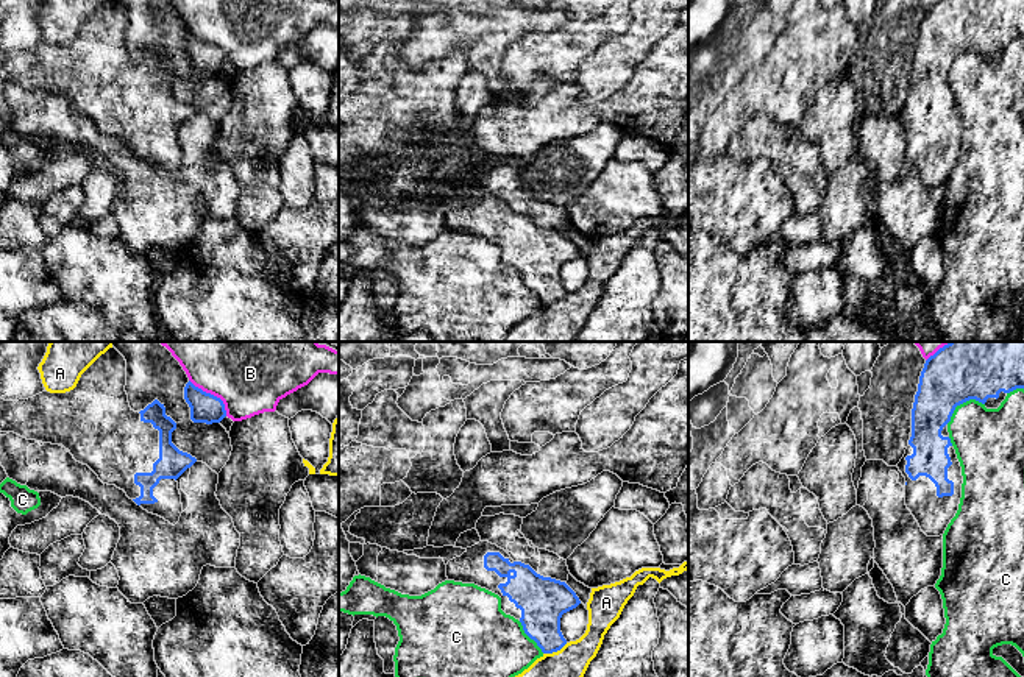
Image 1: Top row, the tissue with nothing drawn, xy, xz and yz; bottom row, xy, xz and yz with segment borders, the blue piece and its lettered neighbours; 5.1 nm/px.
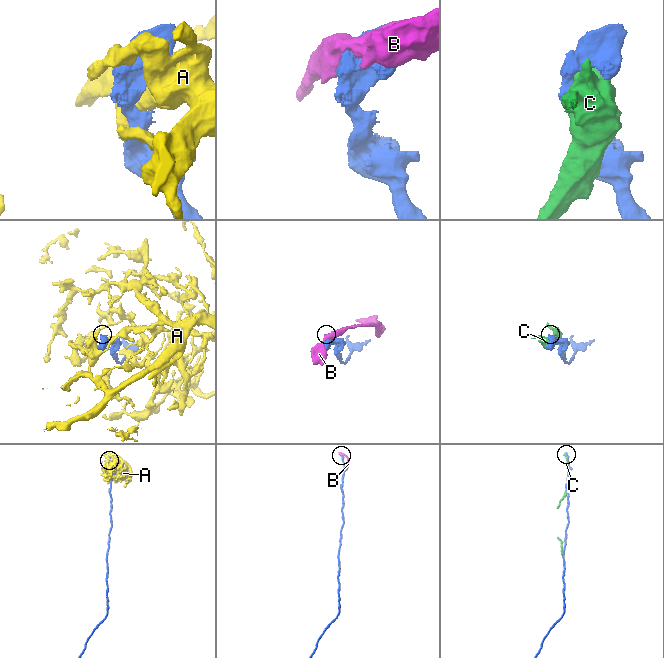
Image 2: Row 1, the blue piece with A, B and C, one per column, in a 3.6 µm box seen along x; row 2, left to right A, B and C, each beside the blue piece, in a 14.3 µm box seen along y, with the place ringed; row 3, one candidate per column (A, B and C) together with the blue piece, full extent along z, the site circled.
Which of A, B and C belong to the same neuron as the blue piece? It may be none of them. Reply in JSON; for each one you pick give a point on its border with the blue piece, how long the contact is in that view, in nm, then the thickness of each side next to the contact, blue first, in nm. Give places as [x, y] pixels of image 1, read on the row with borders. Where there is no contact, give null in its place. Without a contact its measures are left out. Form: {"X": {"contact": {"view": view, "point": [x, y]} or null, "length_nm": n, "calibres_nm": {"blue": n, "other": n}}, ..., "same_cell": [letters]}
{"same_cell": []}

